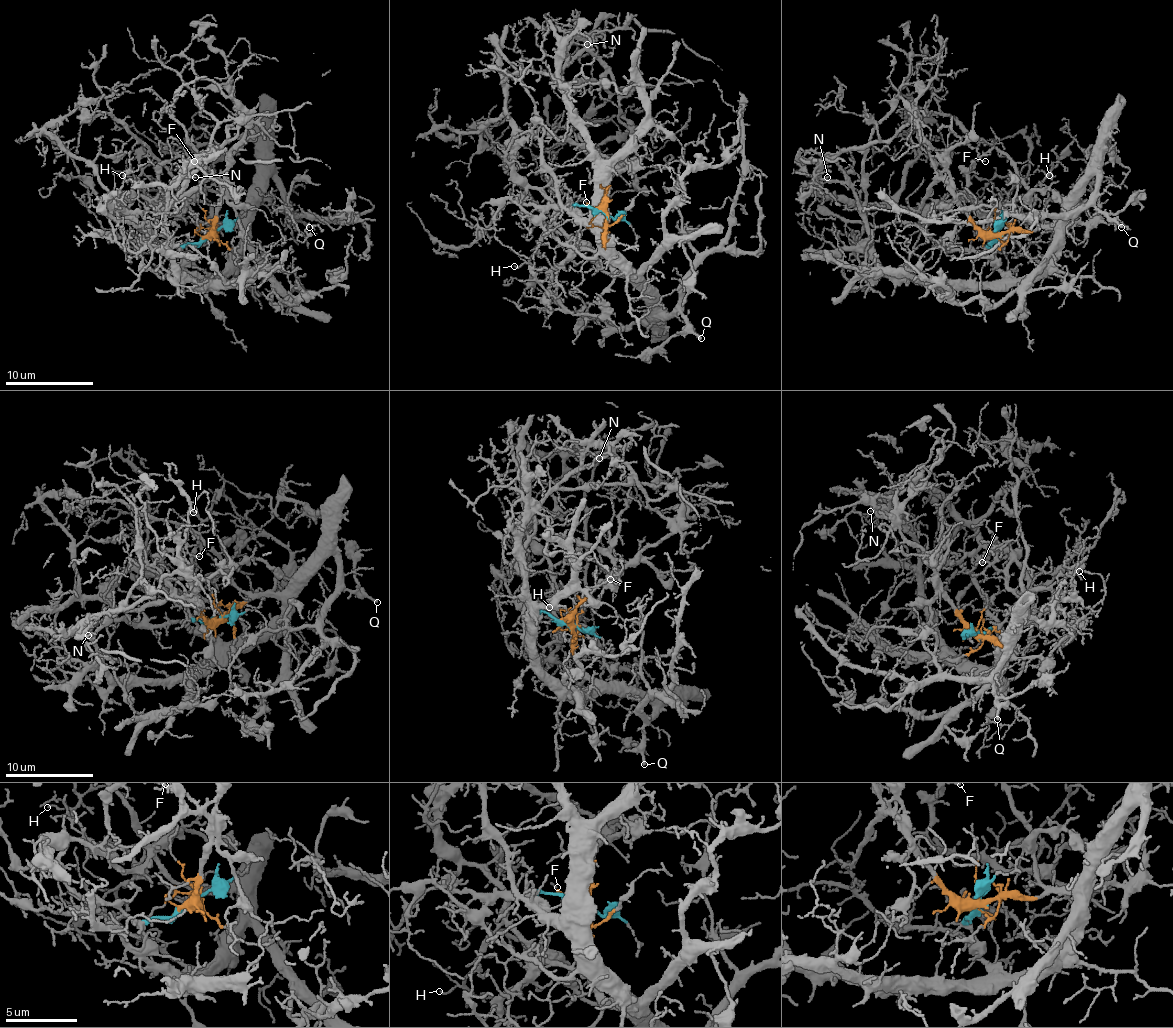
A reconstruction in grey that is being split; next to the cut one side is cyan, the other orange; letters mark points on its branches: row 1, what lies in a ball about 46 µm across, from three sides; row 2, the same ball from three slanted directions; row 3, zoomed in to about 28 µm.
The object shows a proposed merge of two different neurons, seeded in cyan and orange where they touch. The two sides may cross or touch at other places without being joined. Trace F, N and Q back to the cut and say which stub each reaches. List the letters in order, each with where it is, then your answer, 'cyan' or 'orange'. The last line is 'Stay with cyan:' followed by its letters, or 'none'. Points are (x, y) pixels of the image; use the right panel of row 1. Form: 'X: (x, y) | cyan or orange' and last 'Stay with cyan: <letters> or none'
F: (985, 161) | cyan
N: (827, 177) | orange
Q: (1121, 227) | orange
Stay with cyan: F

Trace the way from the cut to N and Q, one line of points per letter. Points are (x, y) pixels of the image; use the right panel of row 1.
N: (996, 236), (1045, 227), (1058, 234), (1049, 256), (1018, 282), (902, 280), (880, 263), (858, 197), (827, 177)
Q: (996, 236), (1007, 232), (1036, 232), (1051, 227), (1093, 175), (1095, 205), (1122, 227)

